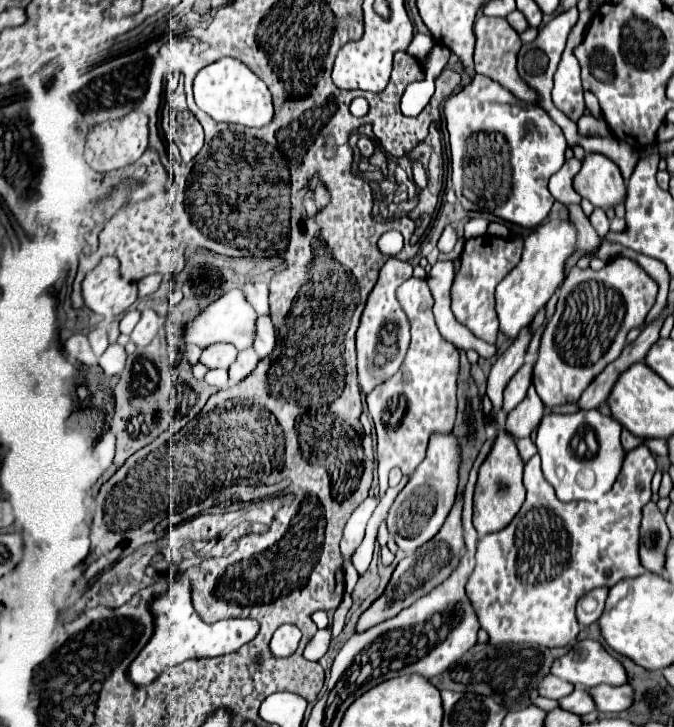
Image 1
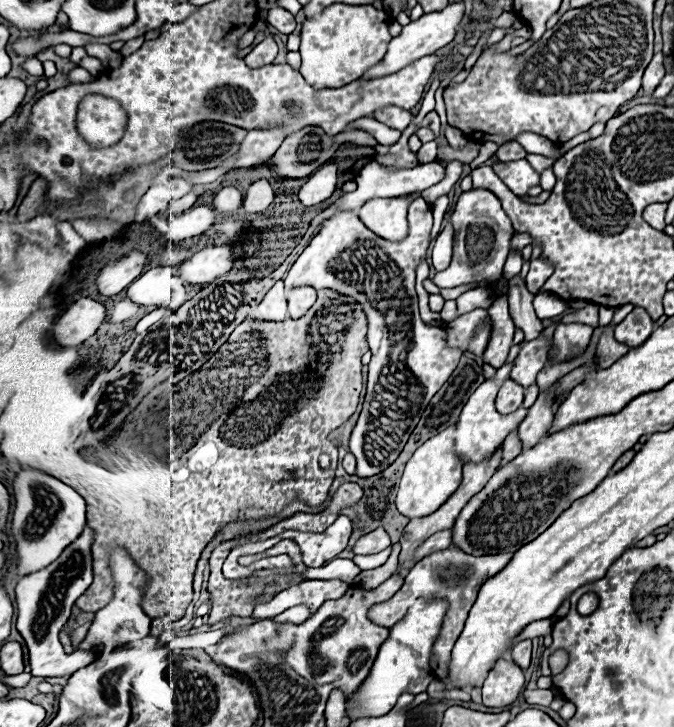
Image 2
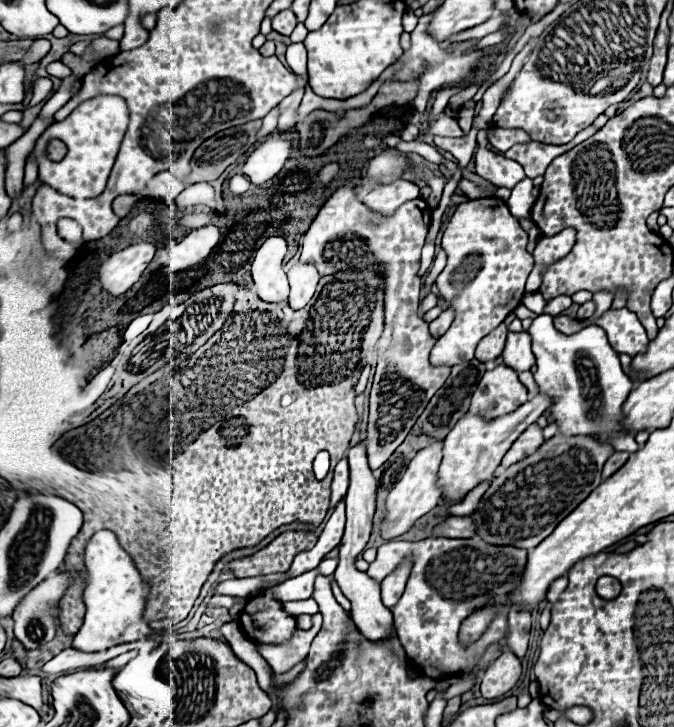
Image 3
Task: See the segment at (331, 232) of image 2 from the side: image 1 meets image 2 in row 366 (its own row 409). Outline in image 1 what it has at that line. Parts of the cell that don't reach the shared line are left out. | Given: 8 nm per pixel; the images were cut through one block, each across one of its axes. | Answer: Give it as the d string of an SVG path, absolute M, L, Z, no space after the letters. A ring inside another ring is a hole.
M410 278L398 288L398 300L402 310L406 312L410 326L412 326L412 342L406 354L404 364L400 370L376 386L366 396L366 404L370 410L370 416L376 426L376 436L378 436L378 480L379 495L370 496L364 502L360 502L354 512L350 514L346 528L344 528L344 538L340 544L342 556L344 556L344 576L346 576L346 594L350 596L358 572L350 564L350 556L354 554L356 546L364 538L364 530L368 524L368 518L372 516L376 504L383 498L388 488L388 472L390 468L398 466L404 476L410 476L416 466L424 460L428 440L432 434L448 434L454 426L456 420L456 380L458 380L458 350L452 342L446 342L442 334L438 332L434 314L432 314L432 294L430 288L426 286L424 278Z

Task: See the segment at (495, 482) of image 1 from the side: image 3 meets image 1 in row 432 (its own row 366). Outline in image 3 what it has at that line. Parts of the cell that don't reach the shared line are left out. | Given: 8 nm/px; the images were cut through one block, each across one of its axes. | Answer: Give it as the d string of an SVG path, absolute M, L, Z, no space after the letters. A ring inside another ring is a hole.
M502 364L484 372L472 394L470 412L492 420L514 412L524 402L528 402L526 386L518 380L516 370Z

